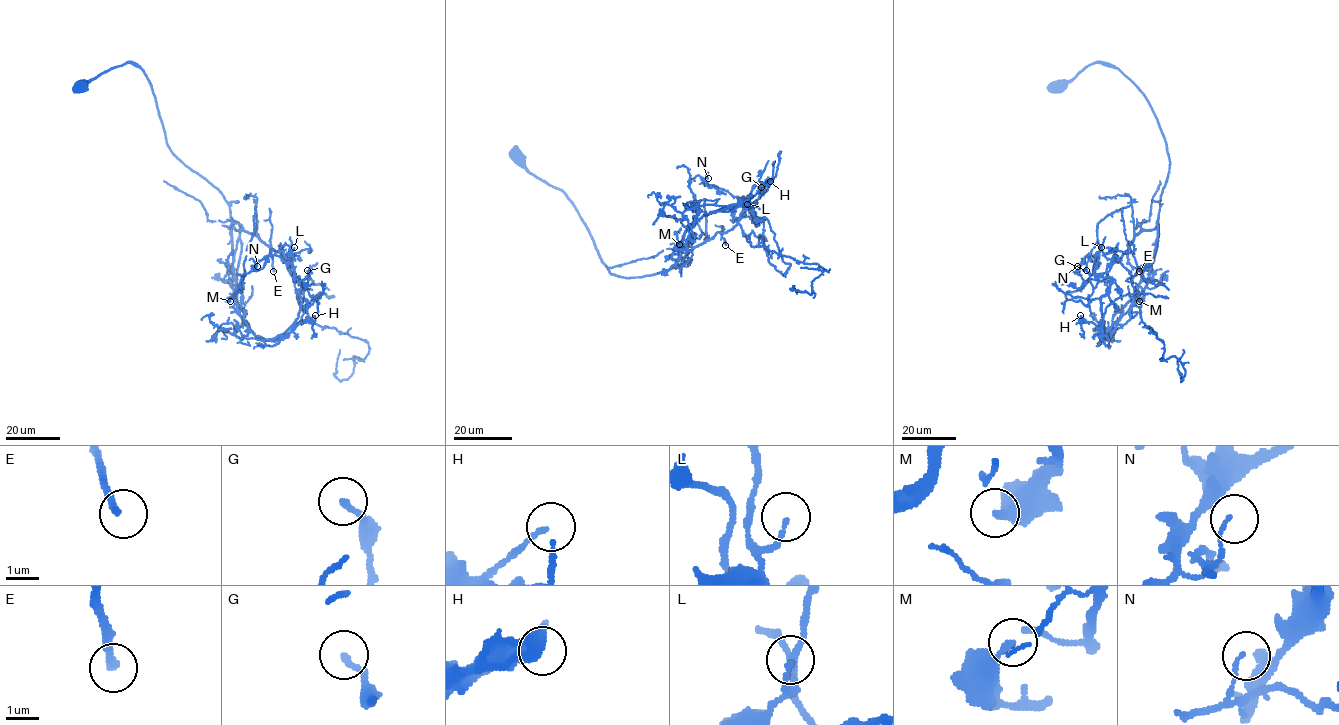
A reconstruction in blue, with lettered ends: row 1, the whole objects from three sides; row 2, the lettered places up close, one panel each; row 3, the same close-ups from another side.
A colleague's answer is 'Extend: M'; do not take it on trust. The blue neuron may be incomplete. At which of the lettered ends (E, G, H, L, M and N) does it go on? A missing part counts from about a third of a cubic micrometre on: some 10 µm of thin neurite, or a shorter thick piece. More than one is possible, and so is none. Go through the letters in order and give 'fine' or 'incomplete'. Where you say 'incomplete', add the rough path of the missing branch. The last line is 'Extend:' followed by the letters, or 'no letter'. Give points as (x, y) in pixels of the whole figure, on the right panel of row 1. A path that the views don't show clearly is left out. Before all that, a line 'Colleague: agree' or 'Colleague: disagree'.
Colleague: disagree
E: incomplete
G: fine
H: fine
L: fine
M: fine
N: fine
Extend: E

